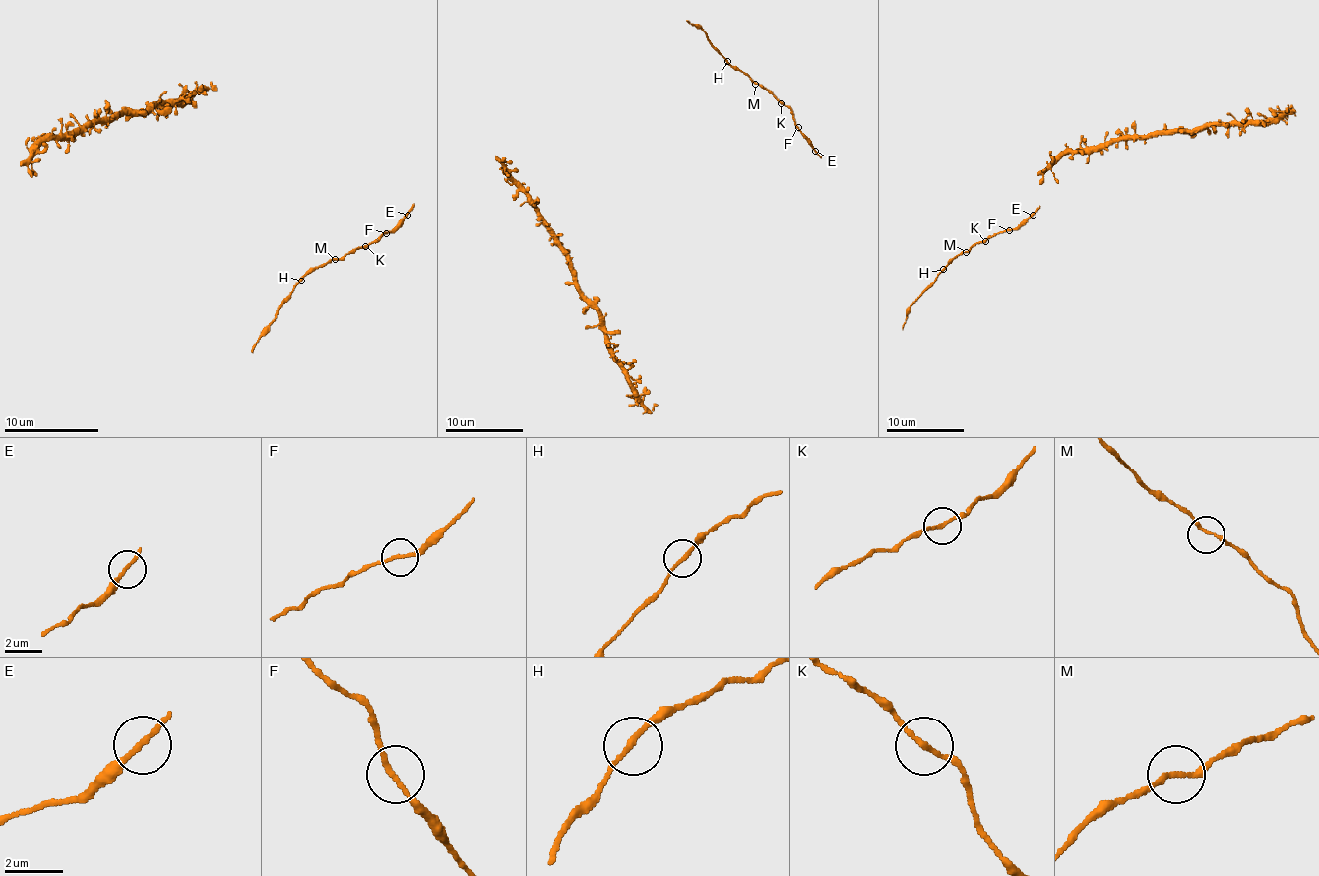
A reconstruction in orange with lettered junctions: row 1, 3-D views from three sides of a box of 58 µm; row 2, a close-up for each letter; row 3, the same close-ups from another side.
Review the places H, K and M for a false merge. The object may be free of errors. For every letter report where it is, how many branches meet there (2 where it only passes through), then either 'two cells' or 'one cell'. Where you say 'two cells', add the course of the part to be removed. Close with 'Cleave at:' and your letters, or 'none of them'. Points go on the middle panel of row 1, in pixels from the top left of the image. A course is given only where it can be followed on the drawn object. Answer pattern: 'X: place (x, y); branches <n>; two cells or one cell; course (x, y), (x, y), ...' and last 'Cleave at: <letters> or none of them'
H: place (727, 61); branches 2; one cell
K: place (781, 103); branches 2; one cell
M: place (755, 84); branches 2; one cell
Cleave at: none of them

